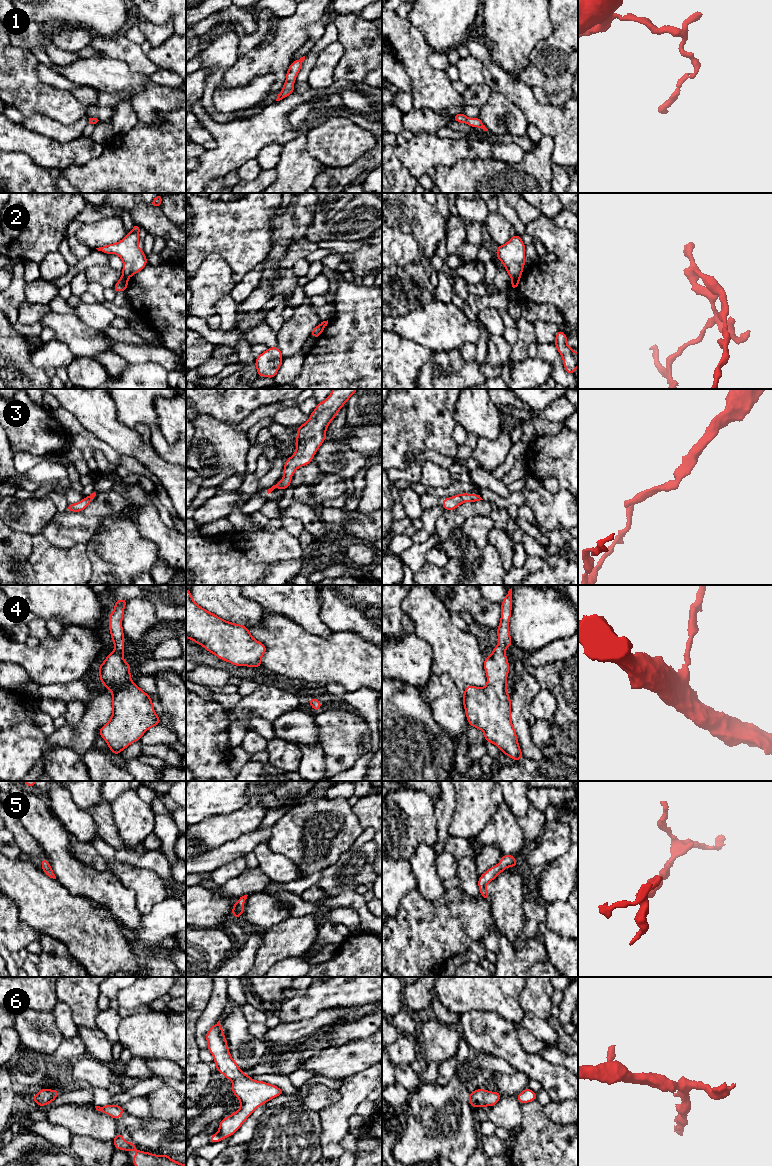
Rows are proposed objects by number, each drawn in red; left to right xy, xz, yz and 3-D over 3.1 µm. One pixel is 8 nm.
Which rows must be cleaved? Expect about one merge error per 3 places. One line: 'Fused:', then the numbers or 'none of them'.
Fused: 2

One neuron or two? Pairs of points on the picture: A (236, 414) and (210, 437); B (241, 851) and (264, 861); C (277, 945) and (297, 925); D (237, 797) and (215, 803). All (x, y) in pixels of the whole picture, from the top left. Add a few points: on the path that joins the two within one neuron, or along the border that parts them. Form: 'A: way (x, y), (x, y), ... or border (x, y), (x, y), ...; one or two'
A: border (205, 413), (236, 428), (249, 416); two
B: border (265, 842), (259, 843), (252, 851); two
C: way (282, 940), (292, 930); one
D: way (232, 797), (220, 798); one

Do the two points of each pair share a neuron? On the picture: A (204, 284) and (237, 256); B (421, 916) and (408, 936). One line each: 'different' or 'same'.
A: different
B: same

